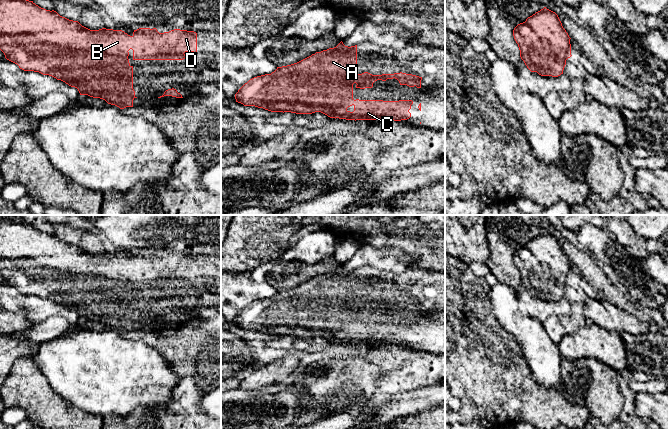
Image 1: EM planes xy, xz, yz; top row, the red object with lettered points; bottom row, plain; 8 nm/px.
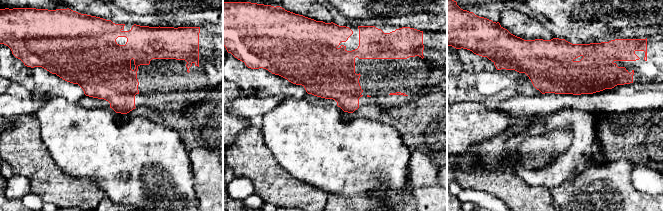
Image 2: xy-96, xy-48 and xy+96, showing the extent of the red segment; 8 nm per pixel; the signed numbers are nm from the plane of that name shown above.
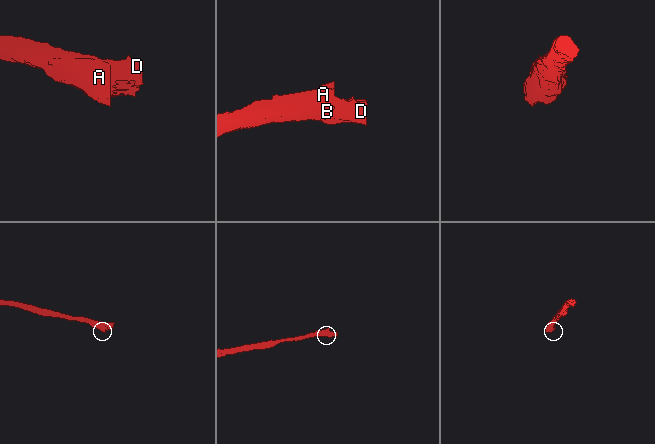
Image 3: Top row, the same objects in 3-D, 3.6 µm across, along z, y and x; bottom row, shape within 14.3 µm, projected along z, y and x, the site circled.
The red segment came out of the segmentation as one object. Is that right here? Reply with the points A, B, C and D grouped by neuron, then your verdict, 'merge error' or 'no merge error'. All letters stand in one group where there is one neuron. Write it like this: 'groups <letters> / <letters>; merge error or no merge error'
groups A B C D; no merge error

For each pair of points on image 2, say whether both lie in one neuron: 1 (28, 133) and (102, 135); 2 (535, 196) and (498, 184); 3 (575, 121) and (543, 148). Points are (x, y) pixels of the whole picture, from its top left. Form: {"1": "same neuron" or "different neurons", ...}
{"1": "different neurons", "2": "same neuron", "3": "different neurons"}

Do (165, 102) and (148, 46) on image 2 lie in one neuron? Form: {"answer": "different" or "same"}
{"answer": "same"}

